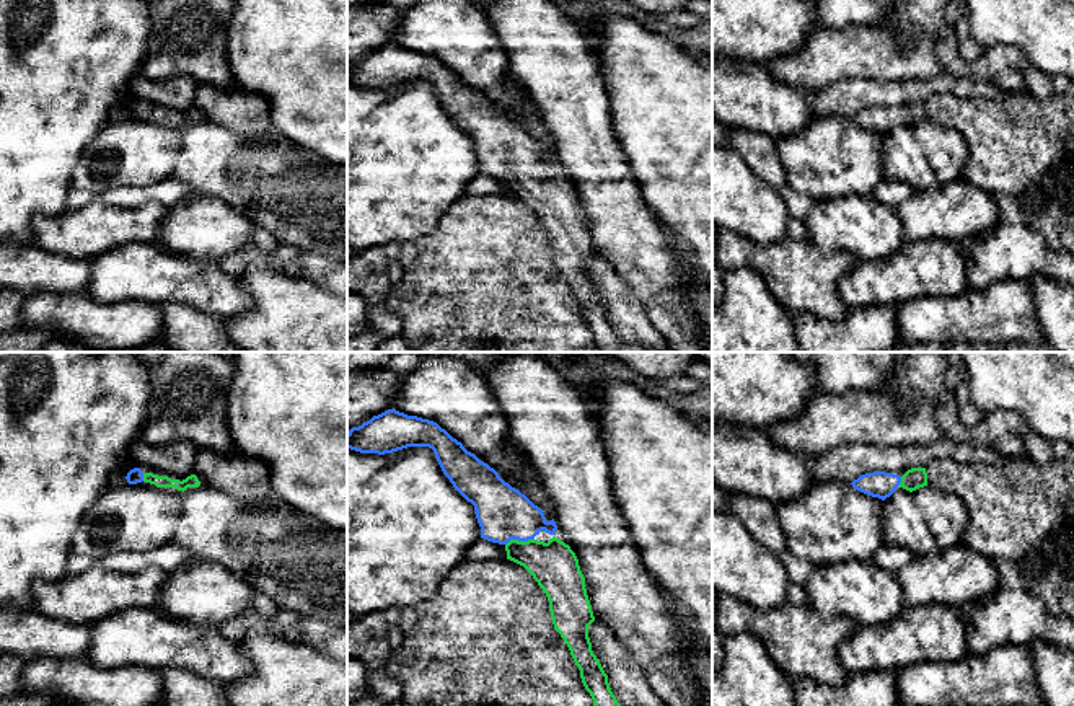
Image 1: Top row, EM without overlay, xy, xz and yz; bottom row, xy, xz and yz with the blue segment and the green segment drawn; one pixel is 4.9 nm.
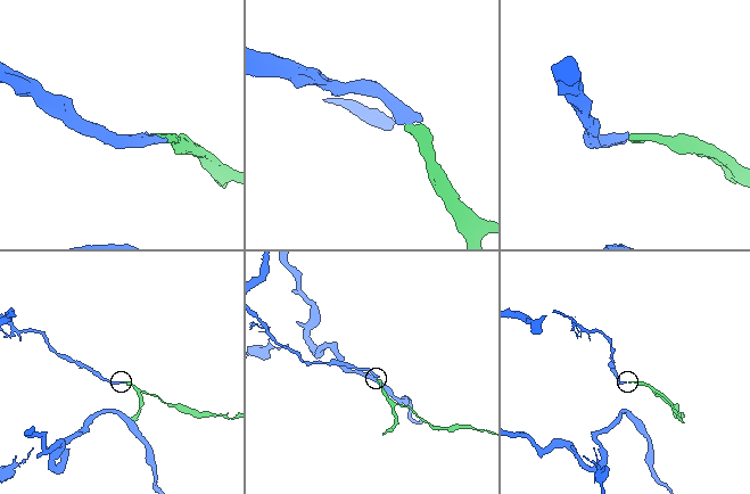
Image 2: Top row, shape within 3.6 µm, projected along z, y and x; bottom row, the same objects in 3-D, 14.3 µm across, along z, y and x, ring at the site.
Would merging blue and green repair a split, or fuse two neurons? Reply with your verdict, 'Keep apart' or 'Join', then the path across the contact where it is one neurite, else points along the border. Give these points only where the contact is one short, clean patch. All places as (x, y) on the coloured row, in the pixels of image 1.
Join. Path across: xz (502, 512), (515, 525), (519, 540), (535, 556), (554, 566)

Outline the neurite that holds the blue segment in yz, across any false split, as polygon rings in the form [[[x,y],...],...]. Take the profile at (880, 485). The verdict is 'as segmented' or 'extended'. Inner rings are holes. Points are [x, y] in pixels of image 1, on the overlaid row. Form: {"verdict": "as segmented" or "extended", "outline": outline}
{"verdict": "extended", "outline": [[[911,468],[903,476],[874,471],[859,476],[851,484],[854,489],[867,496],[885,501],[896,491],[898,486],[909,492],[927,486],[927,473],[926,468]]]}

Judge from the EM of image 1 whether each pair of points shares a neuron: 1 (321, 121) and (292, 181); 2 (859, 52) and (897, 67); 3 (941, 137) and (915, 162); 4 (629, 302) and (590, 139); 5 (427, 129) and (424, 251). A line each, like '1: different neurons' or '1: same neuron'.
1: different neurons
2: same neuron
3: same neuron
4: different neurons
5: different neurons

